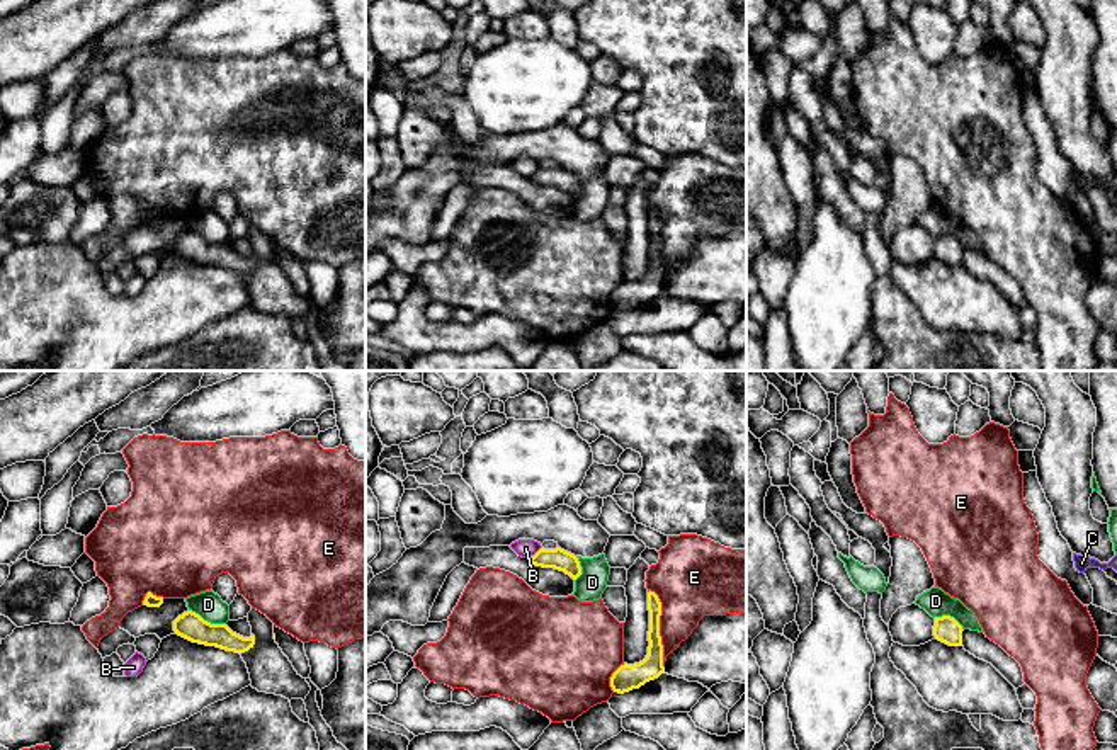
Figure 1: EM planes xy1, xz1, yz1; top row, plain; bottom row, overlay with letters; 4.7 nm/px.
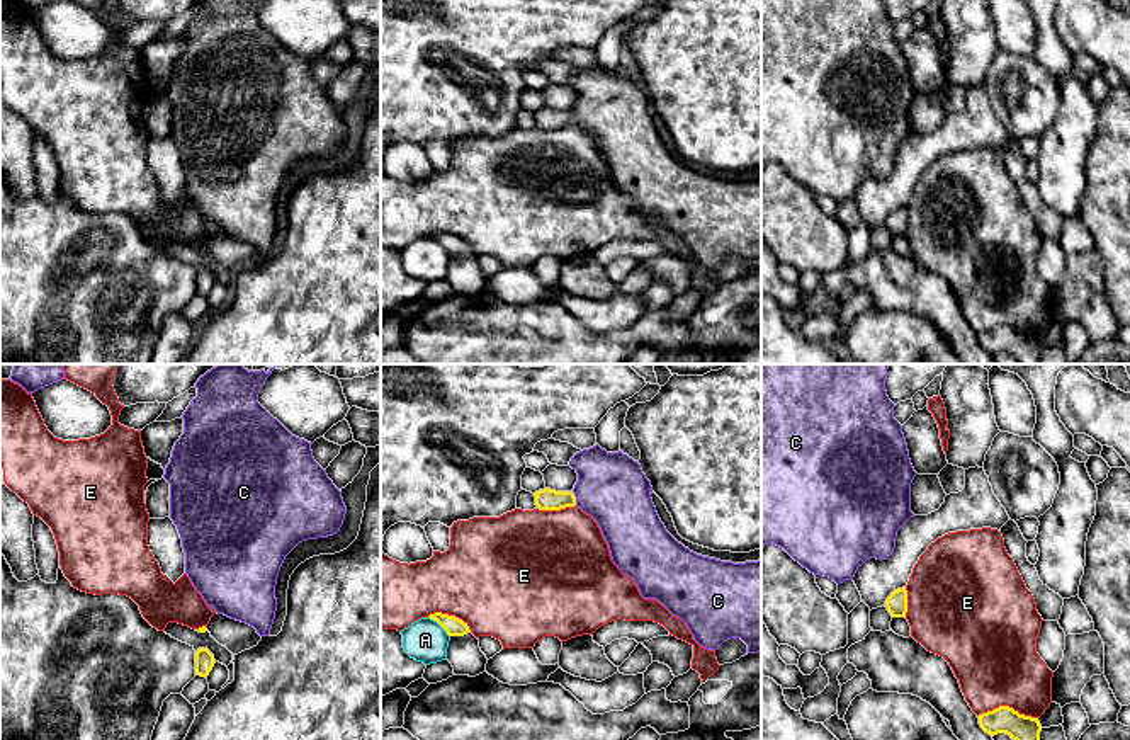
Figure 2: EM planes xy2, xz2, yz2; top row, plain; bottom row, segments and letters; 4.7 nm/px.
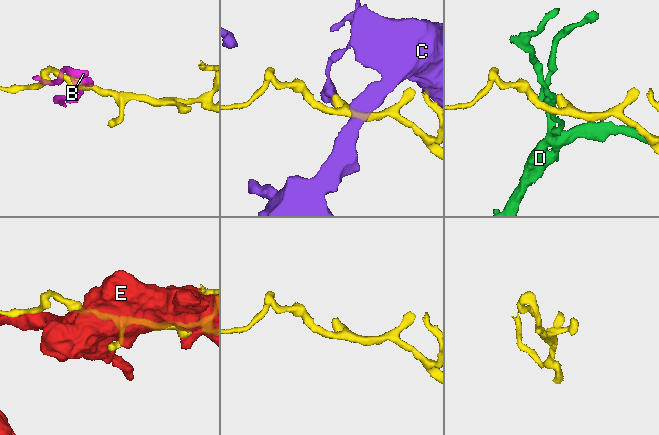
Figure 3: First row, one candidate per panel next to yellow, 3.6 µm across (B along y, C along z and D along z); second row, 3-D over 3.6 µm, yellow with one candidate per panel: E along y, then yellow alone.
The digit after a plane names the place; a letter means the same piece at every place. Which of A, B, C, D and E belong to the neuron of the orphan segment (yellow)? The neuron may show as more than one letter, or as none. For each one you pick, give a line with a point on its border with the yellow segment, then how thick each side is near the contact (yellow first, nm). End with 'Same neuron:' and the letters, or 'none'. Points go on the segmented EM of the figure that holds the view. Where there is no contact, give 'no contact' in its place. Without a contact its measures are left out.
C: xz2 (575, 499) | 100/320 nm
Same neuron: C

